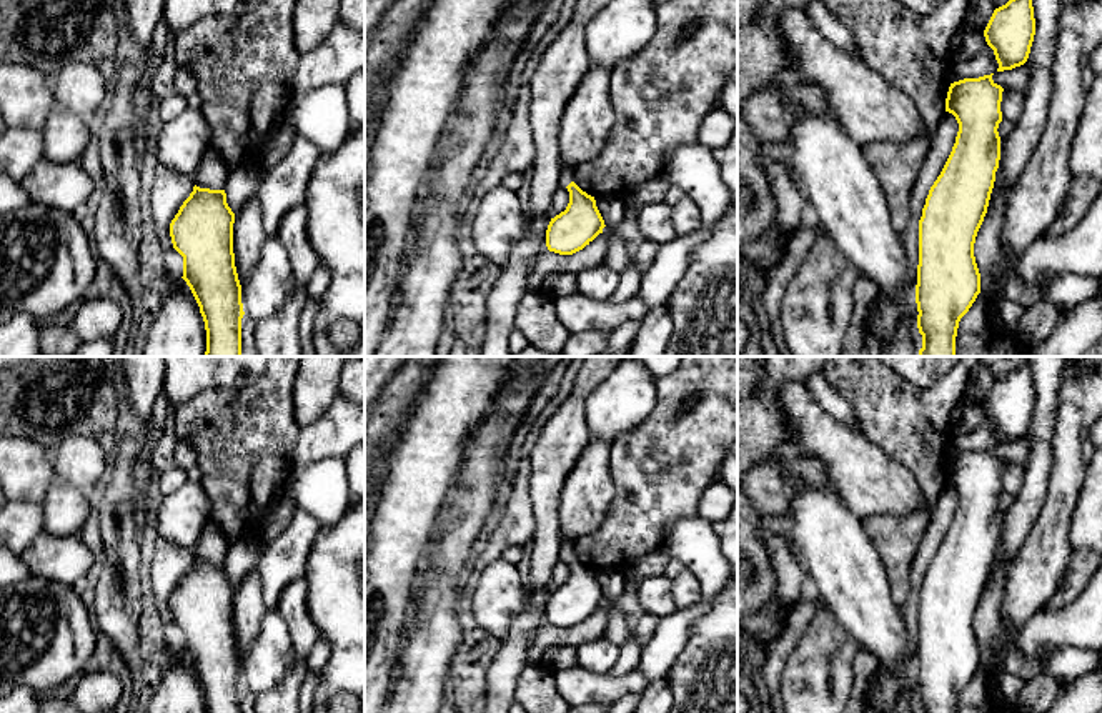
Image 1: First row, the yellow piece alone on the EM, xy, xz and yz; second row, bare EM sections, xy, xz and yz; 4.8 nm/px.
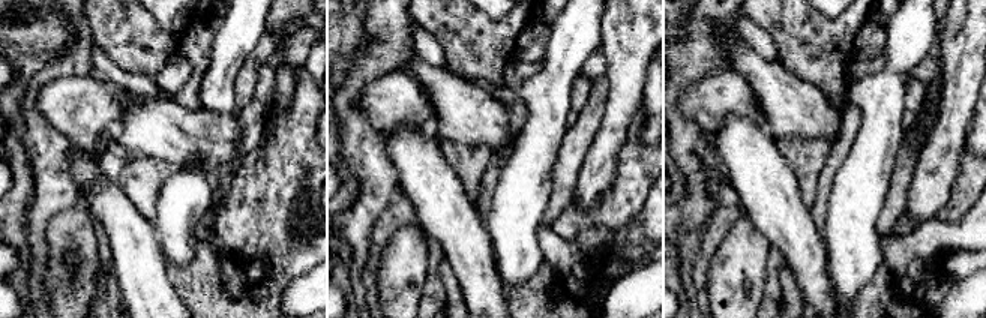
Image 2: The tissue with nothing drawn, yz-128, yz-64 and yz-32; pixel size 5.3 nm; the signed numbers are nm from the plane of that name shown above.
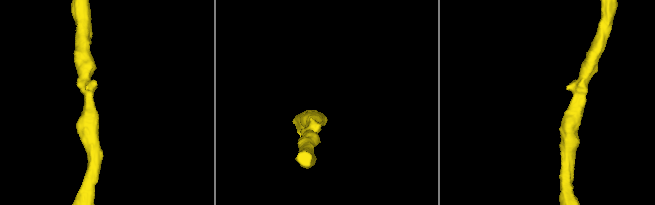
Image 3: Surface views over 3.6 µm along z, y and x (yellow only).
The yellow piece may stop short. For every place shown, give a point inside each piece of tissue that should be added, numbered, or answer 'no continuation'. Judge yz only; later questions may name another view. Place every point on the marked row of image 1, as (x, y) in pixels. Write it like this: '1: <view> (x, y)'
no continuation

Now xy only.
no continuation

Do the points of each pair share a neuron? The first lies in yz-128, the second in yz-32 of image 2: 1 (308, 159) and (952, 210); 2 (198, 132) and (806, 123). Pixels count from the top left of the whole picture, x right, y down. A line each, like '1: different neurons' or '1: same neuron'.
1: same neuron
2: same neuron

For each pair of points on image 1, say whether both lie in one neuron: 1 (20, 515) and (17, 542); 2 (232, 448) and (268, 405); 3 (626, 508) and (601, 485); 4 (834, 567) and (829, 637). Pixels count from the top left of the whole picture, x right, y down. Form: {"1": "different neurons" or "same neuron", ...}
{"1": "same neuron", "2": "same neuron", "3": "different neurons", "4": "different neurons"}

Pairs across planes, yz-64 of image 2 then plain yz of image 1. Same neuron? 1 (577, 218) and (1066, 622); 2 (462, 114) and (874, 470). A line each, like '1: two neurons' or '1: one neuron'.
1: two neurons
2: one neuron

